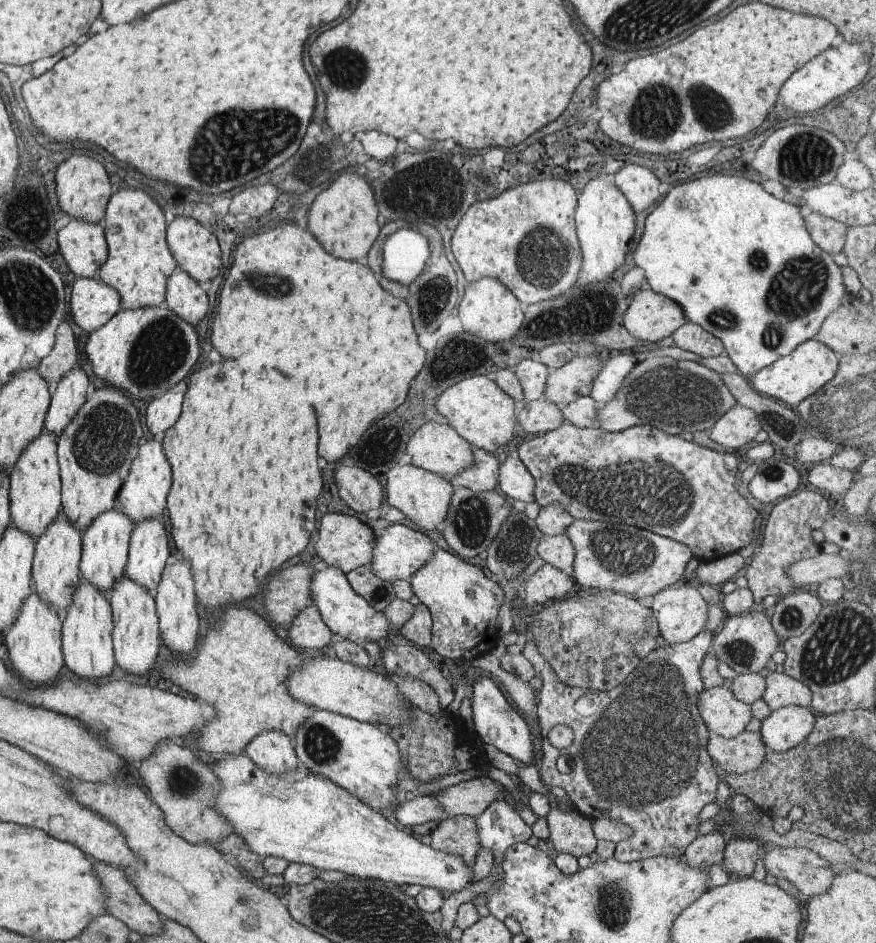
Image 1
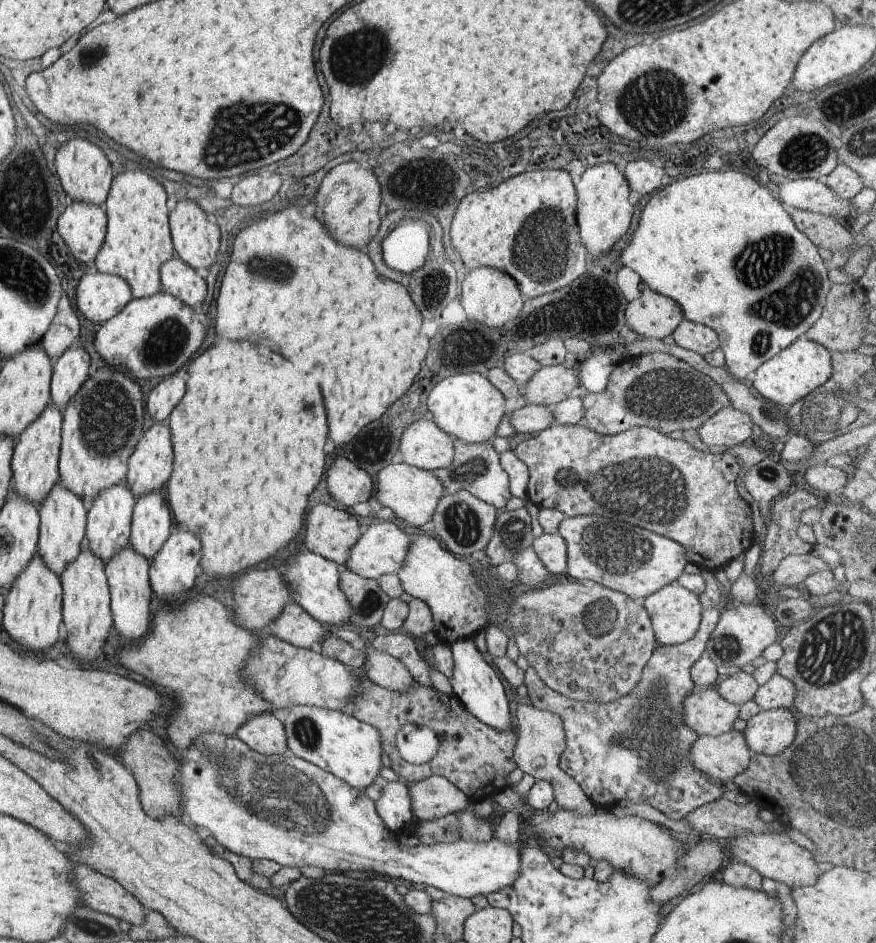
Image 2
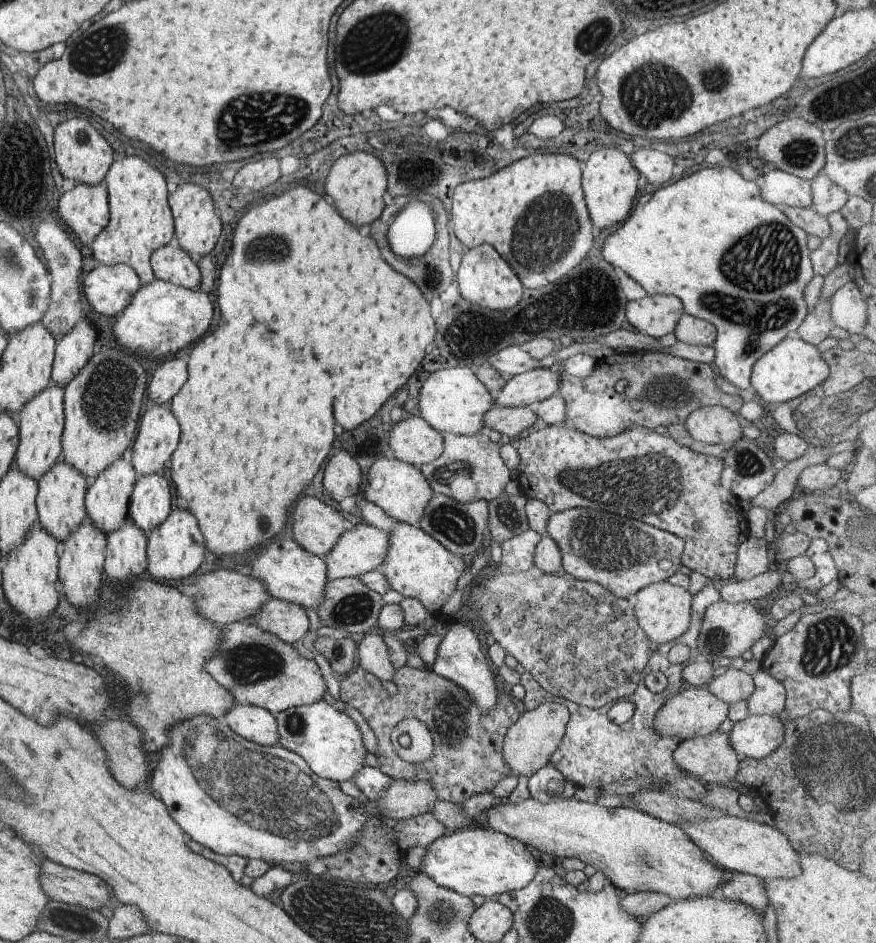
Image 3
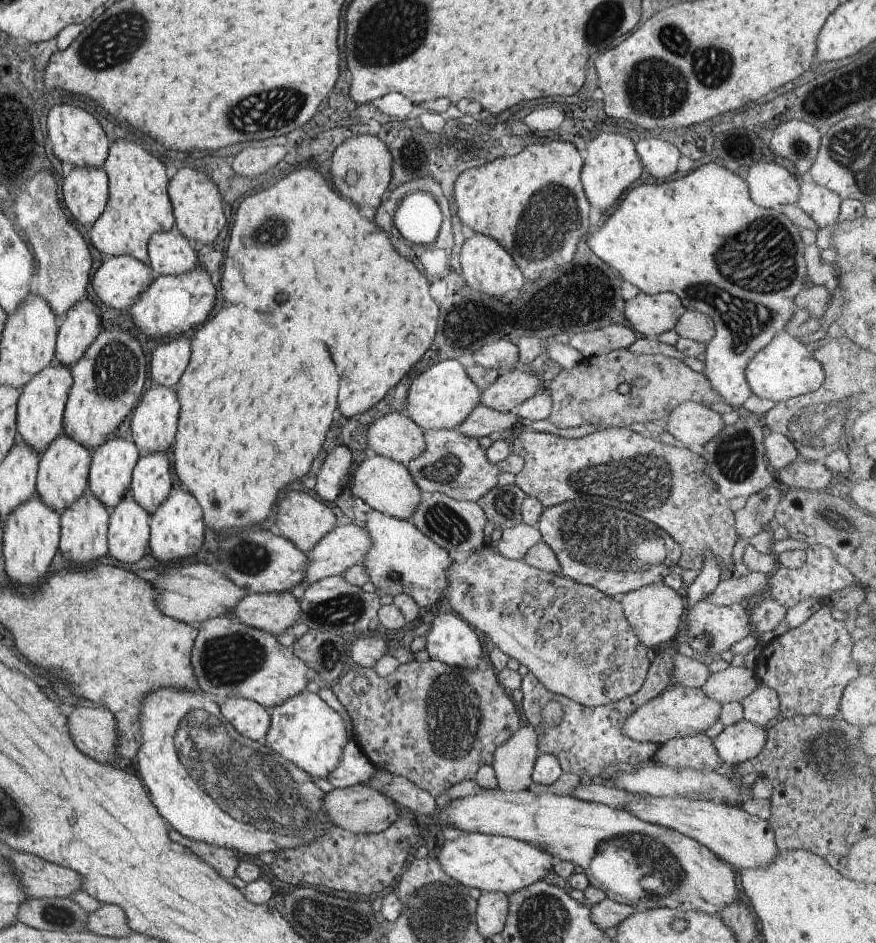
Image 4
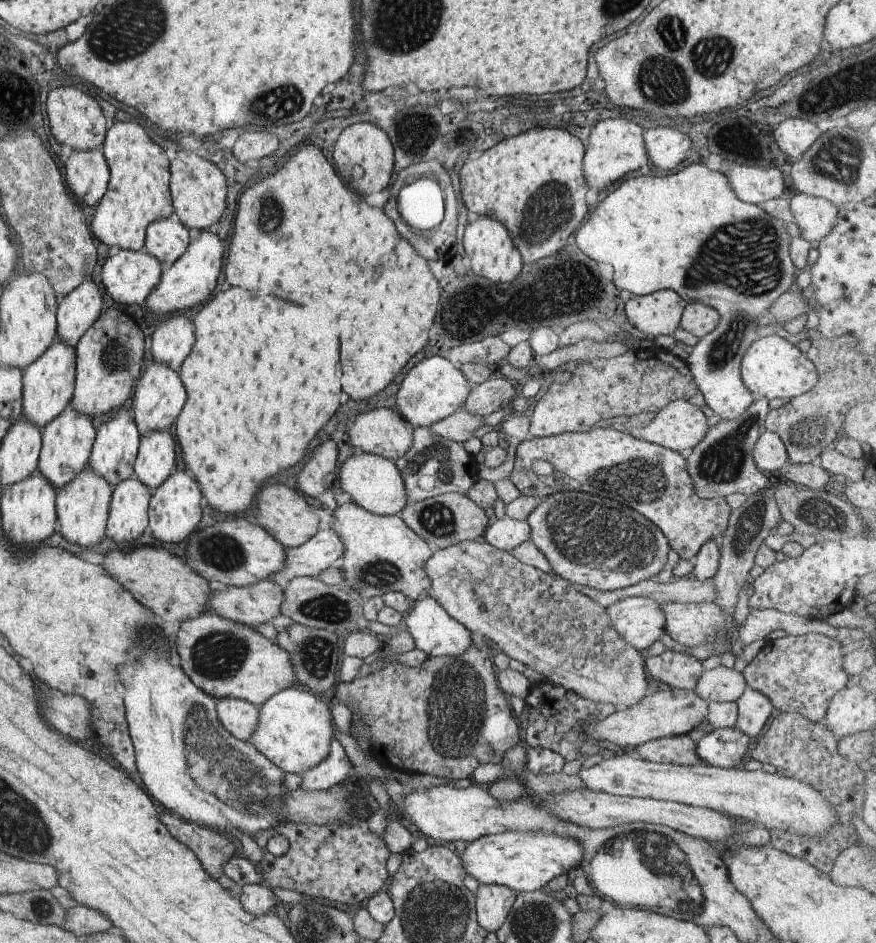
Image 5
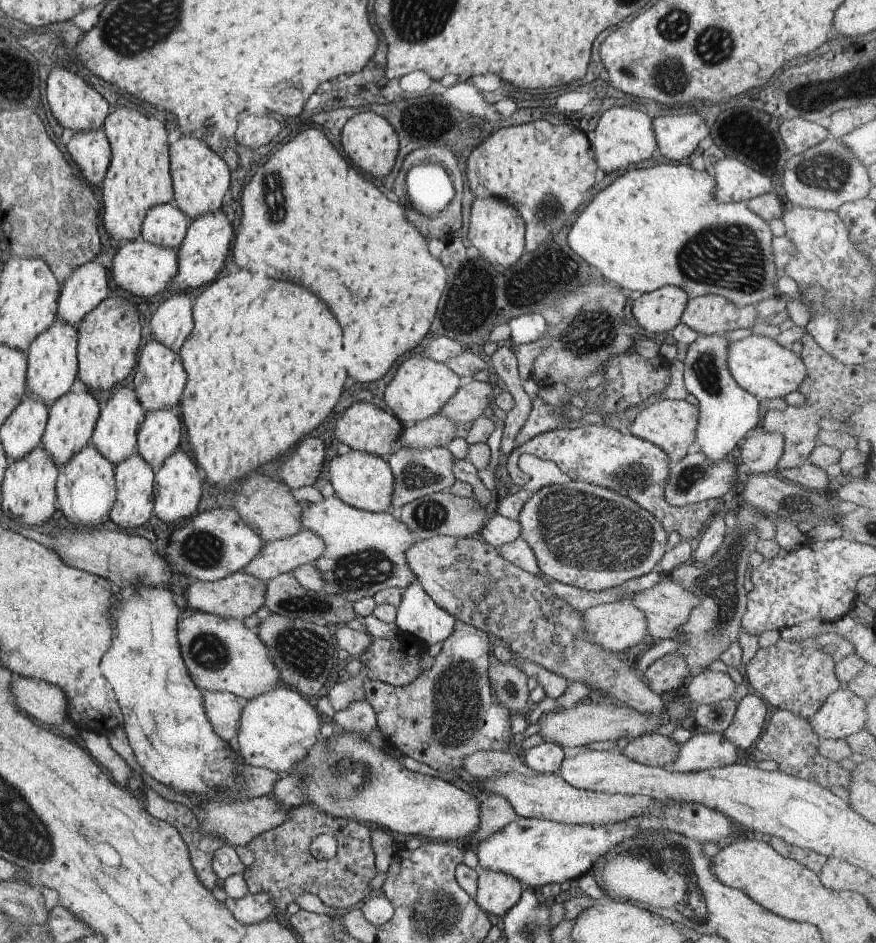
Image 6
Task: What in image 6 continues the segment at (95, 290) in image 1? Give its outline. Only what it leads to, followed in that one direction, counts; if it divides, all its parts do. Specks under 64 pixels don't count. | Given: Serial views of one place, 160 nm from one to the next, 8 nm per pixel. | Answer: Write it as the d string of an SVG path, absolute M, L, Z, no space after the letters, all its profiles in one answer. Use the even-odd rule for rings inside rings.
M141 236L133 241L128 241L123 247L118 248L111 265L111 279L119 288L133 296L149 298L157 292L168 288L177 270L177 253L175 249L160 247L147 241Z

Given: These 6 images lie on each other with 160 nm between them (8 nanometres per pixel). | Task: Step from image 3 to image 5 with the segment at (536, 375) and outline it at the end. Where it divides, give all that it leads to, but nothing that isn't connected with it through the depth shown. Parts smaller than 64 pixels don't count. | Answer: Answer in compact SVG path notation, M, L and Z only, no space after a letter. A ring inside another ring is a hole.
M493 372L487 380L470 389L461 409L480 417L500 408L507 409L513 398L515 385L516 382L498 372Z

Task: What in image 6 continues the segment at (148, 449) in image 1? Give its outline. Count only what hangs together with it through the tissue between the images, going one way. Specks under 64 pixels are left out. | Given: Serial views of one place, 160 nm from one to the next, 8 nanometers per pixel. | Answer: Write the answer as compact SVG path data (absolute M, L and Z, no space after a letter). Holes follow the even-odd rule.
M151 338L139 352L139 358L137 358L136 365L127 384L134 392L135 398L143 409L145 416L147 413L159 409L177 408L185 381L186 374L178 353L174 353L170 348L159 344Z

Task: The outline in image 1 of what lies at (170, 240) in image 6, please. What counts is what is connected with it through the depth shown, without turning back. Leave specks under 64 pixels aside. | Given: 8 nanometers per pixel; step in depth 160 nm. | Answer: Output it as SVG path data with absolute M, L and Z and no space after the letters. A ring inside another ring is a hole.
M175 269L167 277L164 303L166 308L194 327L207 314L207 296L185 272Z

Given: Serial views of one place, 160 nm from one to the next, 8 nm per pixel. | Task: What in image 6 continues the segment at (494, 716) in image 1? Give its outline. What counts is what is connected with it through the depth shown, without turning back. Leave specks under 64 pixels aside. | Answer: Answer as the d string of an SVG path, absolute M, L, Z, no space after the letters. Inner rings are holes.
M417 581L402 590L394 622L400 633L414 636L424 649L445 642L455 626L454 618L440 609Z

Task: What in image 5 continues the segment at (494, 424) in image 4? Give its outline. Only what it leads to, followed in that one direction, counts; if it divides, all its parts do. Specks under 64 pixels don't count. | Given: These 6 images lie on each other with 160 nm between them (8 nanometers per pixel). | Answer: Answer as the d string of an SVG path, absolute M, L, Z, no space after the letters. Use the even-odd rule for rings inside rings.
M460 409L432 424L429 428L437 436L462 443L473 437L473 432L481 425L483 425L483 417L472 415L470 412Z

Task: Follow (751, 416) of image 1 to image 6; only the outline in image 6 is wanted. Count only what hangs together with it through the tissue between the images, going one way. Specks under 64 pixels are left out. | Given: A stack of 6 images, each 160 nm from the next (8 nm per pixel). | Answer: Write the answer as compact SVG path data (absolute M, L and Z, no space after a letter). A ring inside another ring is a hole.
M657 399L650 406L643 408L629 427L629 432L641 440L649 441L660 448L674 464L687 454L687 448L695 440L698 423L698 408L683 400Z

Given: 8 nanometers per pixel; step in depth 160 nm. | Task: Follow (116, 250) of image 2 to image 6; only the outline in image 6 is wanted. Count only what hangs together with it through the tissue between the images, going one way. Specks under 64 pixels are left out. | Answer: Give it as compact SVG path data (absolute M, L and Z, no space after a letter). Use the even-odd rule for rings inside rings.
M117 108L109 113L102 124L107 142L110 146L110 163L101 184L101 206L103 206L103 230L113 240L133 241L141 236L140 226L145 213L155 205L173 203L170 160L168 157L167 137L163 124L154 117L141 116L141 112L125 108Z

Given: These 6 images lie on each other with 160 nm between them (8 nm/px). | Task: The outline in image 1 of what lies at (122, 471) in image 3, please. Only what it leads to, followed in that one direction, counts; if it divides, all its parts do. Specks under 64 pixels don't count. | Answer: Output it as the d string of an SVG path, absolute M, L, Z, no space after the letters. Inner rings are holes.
M117 508L99 513L92 523L80 533L80 562L78 572L81 578L99 593L107 594L112 587L122 580L126 556L128 553L128 540L133 528L132 522Z

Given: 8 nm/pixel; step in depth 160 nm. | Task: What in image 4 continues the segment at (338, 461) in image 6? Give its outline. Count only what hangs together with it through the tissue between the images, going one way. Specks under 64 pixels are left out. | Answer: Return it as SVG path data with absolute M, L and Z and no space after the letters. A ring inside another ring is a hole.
M381 455L363 460L352 472L349 485L352 496L368 504L373 511L401 520L407 520L415 512L422 498L406 466Z

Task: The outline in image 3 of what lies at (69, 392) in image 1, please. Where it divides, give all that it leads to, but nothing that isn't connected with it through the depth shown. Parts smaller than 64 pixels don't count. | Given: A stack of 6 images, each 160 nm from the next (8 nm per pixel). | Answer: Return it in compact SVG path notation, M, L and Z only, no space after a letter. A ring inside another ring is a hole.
M86 318L79 319L74 327L59 339L55 347L53 384L64 386L87 364L96 351L95 331Z

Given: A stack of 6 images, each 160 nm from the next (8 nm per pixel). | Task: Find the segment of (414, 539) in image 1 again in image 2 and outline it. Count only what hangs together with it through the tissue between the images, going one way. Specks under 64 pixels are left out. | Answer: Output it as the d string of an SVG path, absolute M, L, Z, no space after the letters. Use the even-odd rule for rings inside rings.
M383 521L365 527L348 552L346 563L340 569L347 569L363 578L375 580L383 575L397 575L404 564L412 540L412 536L407 536L393 522Z

